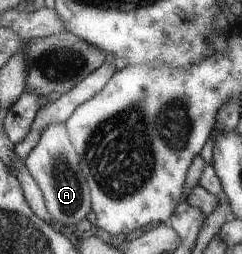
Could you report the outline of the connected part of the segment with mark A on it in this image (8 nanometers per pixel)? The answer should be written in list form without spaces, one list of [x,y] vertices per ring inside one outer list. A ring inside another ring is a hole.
[[[65,122],[49,123],[40,132],[36,145],[23,159],[35,184],[40,188],[45,208],[54,219],[57,227],[69,229],[74,233],[74,225],[91,210],[89,187],[80,171],[79,157],[71,144]]]

